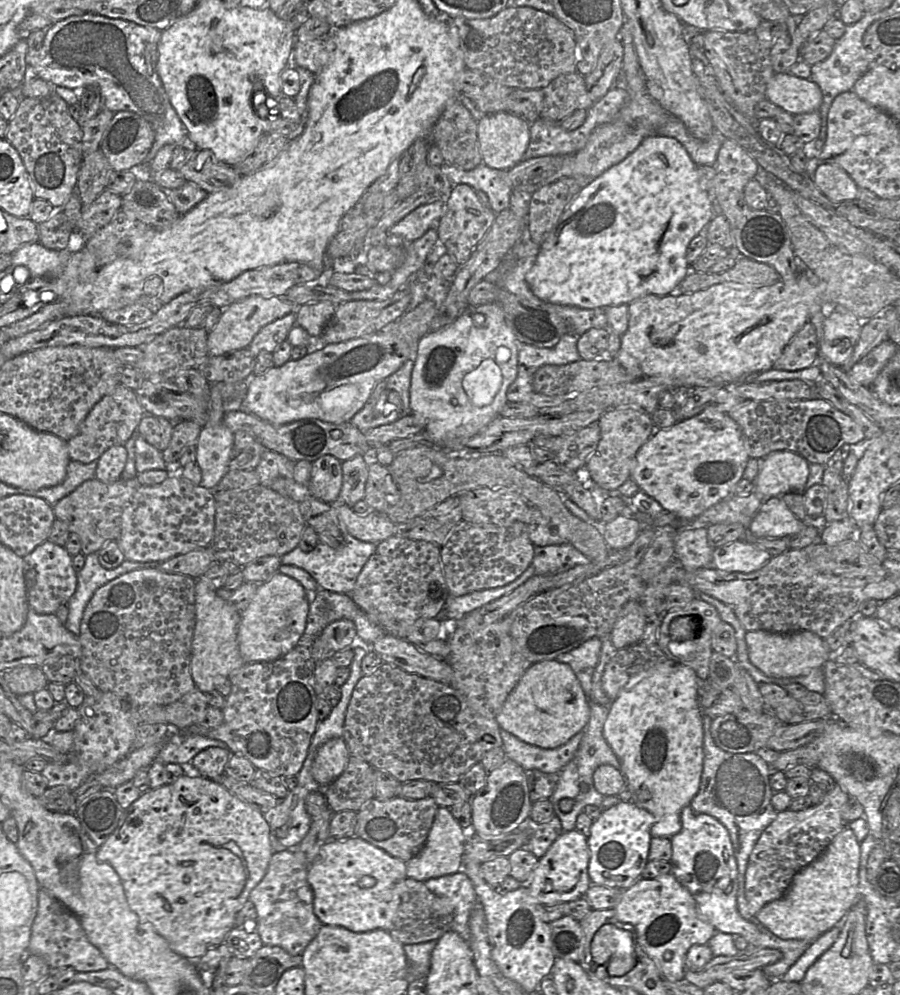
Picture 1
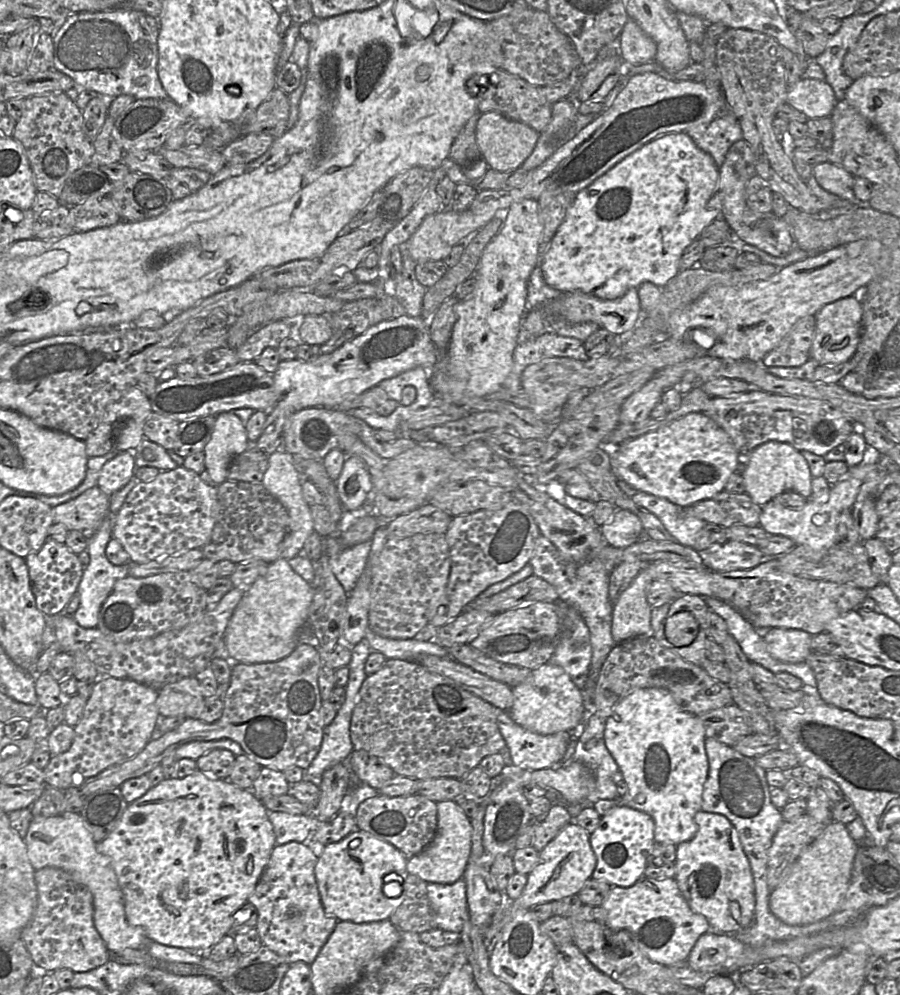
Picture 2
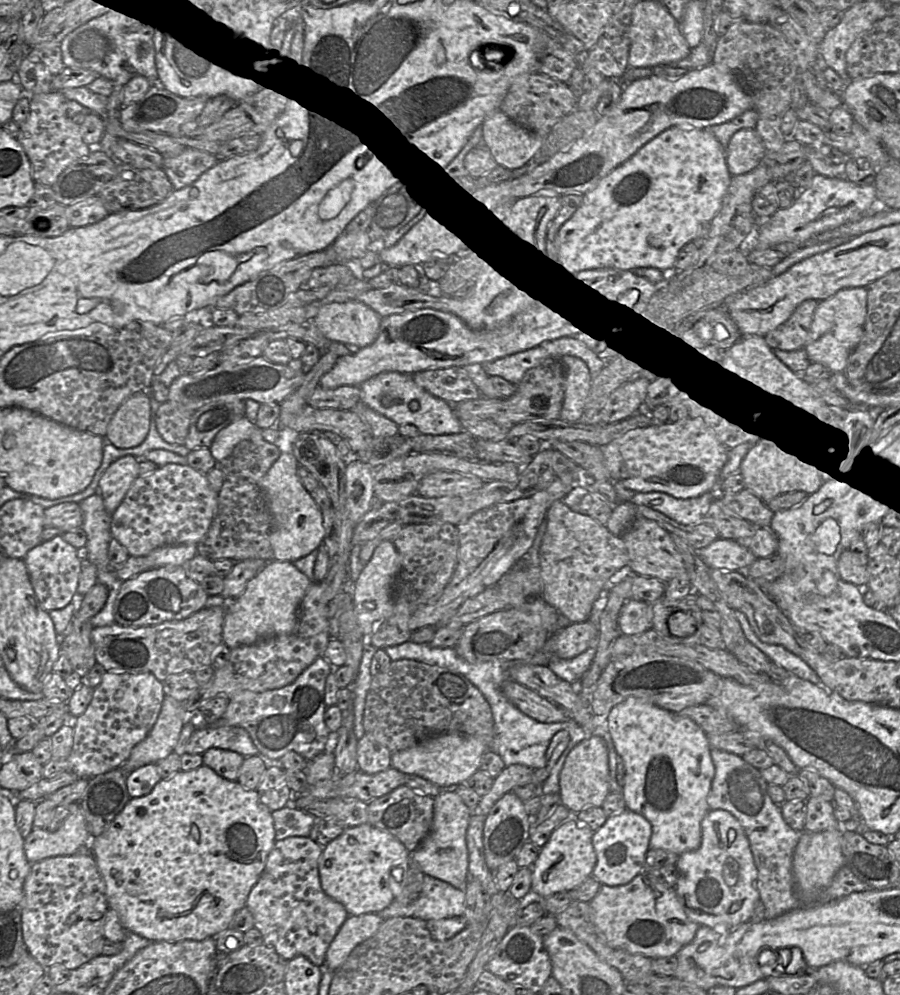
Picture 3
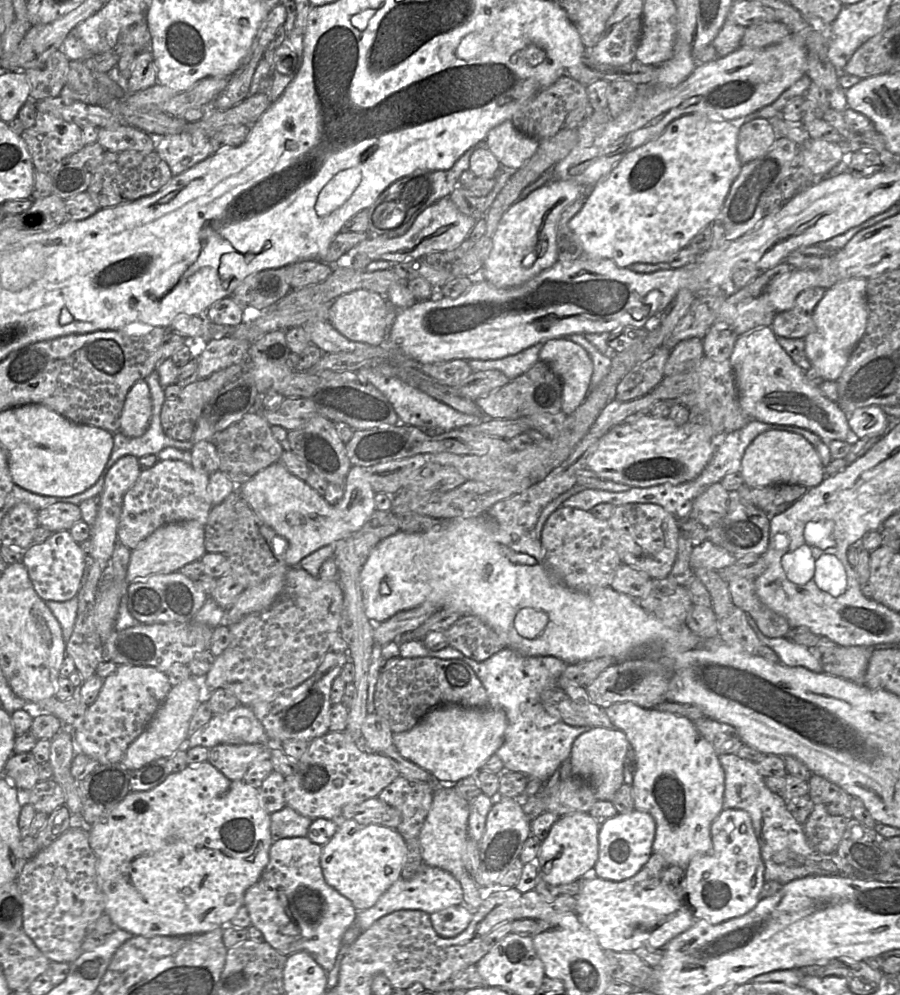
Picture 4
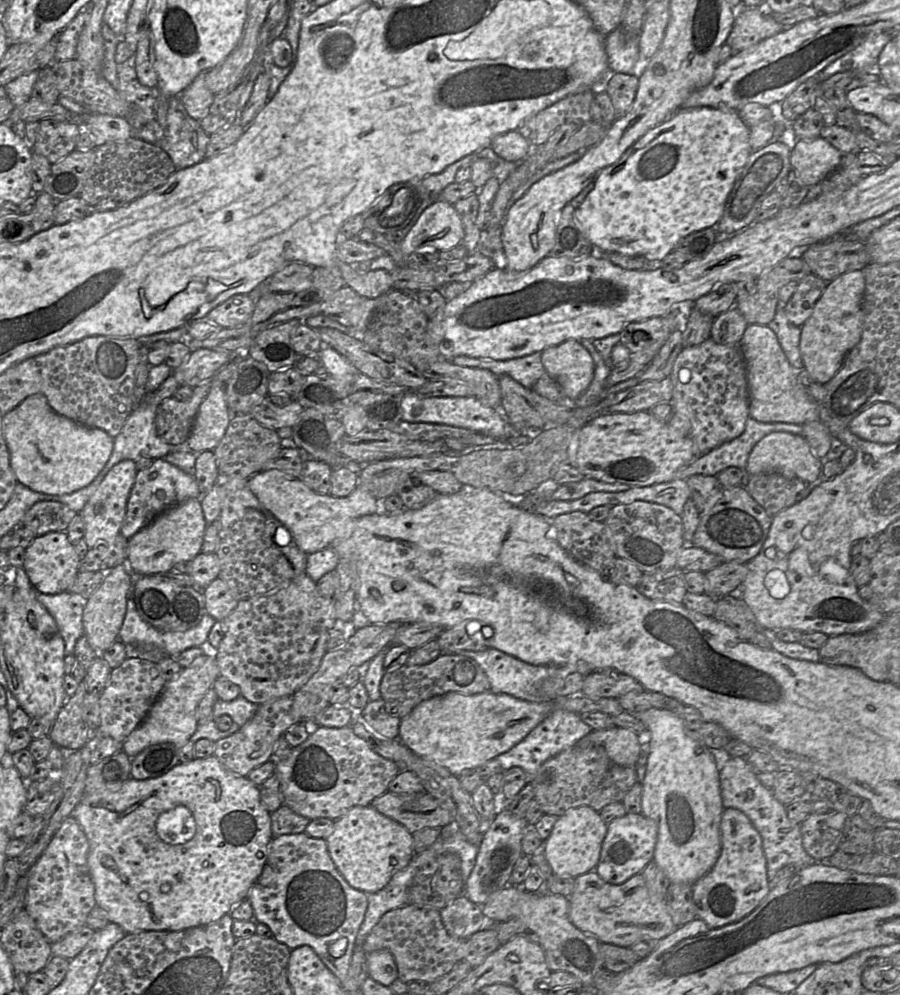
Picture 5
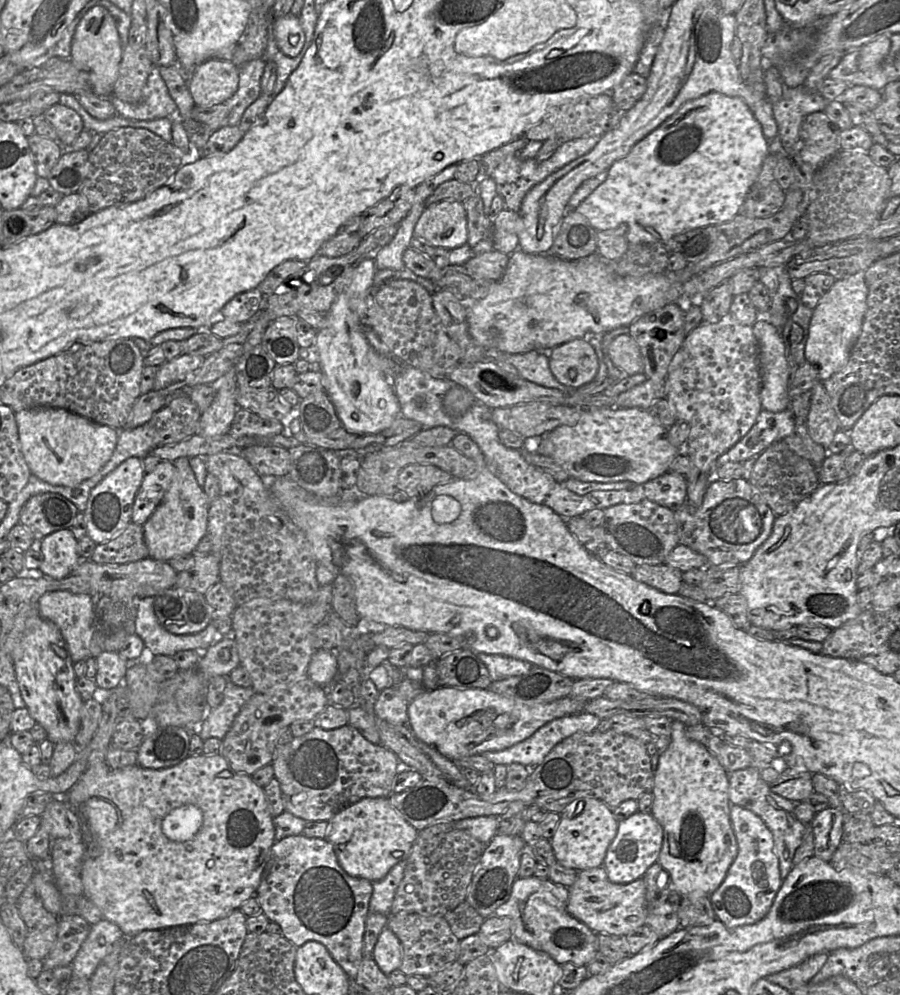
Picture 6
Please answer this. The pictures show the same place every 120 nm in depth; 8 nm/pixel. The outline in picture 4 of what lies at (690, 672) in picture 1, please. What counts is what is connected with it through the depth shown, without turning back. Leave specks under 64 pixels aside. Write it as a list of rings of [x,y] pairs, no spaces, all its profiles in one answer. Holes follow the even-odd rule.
[[[632,702],[614,703],[606,708],[602,708],[614,728],[621,730],[627,737],[630,747],[633,749],[636,757],[636,770],[631,784],[635,810],[648,813],[655,821],[655,837],[652,845],[653,853],[662,855],[670,865],[677,865],[685,868],[689,861],[696,856],[701,856],[710,852],[712,848],[712,840],[710,834],[711,823],[723,810],[723,794],[724,794],[724,771],[719,762],[719,755],[715,752],[712,745],[698,732],[694,722],[686,717],[679,716],[667,711],[660,711],[655,708],[642,708]]]

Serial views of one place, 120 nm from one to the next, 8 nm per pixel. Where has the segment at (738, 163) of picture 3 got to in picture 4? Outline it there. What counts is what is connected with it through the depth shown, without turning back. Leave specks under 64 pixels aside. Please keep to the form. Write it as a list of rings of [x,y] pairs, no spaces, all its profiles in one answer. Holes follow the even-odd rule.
[[[757,118],[741,126],[737,143],[741,164],[747,164],[766,154],[776,139],[776,131],[767,119]]]

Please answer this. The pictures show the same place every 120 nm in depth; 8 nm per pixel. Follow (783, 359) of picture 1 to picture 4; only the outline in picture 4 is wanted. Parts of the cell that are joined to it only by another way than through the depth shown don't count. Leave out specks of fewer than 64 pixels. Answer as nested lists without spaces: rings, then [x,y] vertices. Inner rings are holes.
[[[812,287],[802,291],[793,306],[786,311],[777,313],[771,329],[776,337],[805,338],[813,330],[813,313],[822,299],[826,289]]]

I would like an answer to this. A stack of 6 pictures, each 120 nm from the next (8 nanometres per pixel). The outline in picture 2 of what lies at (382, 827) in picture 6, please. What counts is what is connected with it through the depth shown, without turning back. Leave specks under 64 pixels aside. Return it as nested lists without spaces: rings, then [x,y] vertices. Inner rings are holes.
[[[356,828],[342,840],[319,847],[318,861],[315,866],[315,877],[325,913],[338,921],[369,923],[389,919],[394,910],[405,899],[405,892],[399,897],[387,897],[383,893],[386,884],[384,877],[393,872],[403,877],[408,876],[406,856],[392,844],[380,840],[372,834]]]

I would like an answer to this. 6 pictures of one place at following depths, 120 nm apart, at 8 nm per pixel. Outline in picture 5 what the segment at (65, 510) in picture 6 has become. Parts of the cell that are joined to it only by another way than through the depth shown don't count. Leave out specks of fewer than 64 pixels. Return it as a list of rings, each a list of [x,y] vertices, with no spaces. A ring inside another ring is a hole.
[[[40,501],[27,510],[22,524],[37,536],[49,532],[66,532],[69,524],[77,514],[63,503]]]

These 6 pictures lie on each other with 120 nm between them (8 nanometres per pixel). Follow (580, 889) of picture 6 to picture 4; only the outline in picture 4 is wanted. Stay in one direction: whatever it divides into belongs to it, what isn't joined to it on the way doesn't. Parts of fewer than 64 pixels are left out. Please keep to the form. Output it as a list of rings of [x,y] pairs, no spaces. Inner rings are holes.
[[[643,868],[622,881],[601,879],[592,873],[584,877],[581,890],[576,896],[576,914],[584,927],[594,934],[603,950],[615,952],[633,952],[641,947],[662,949],[670,940],[688,930],[694,922],[687,908],[668,894],[659,879],[649,876]]]

